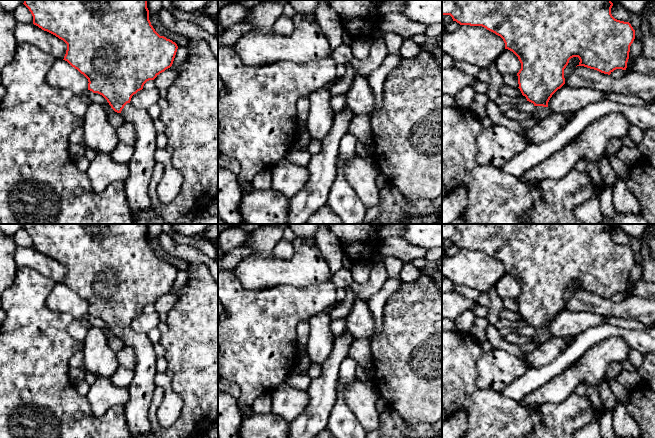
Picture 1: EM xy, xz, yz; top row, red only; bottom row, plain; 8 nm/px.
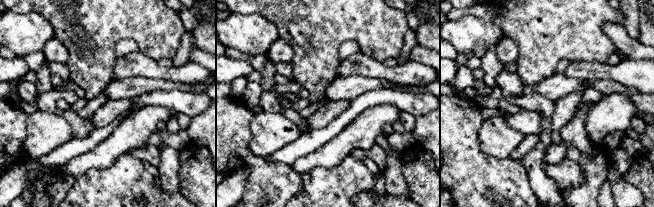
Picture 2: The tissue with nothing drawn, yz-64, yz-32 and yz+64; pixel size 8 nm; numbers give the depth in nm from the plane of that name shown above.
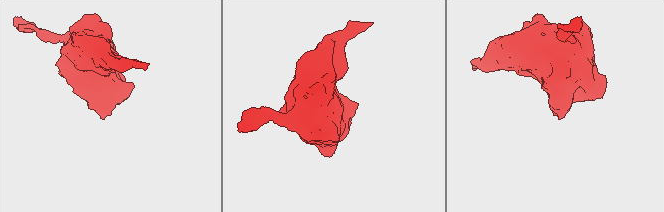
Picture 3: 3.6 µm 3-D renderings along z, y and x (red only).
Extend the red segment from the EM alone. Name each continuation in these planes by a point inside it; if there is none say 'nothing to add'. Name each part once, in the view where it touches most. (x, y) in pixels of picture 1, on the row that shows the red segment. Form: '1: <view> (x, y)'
1: yz (540, 112)

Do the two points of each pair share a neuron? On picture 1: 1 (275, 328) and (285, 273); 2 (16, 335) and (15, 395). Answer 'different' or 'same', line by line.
1: different
2: same

